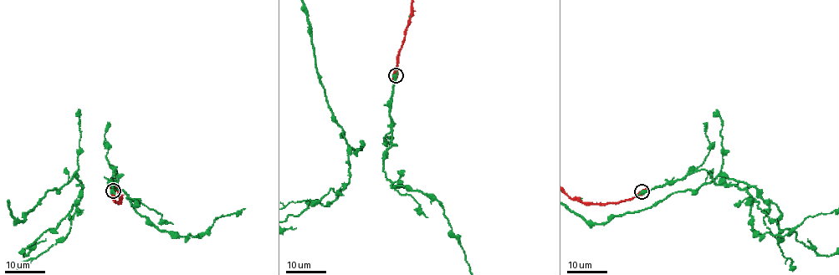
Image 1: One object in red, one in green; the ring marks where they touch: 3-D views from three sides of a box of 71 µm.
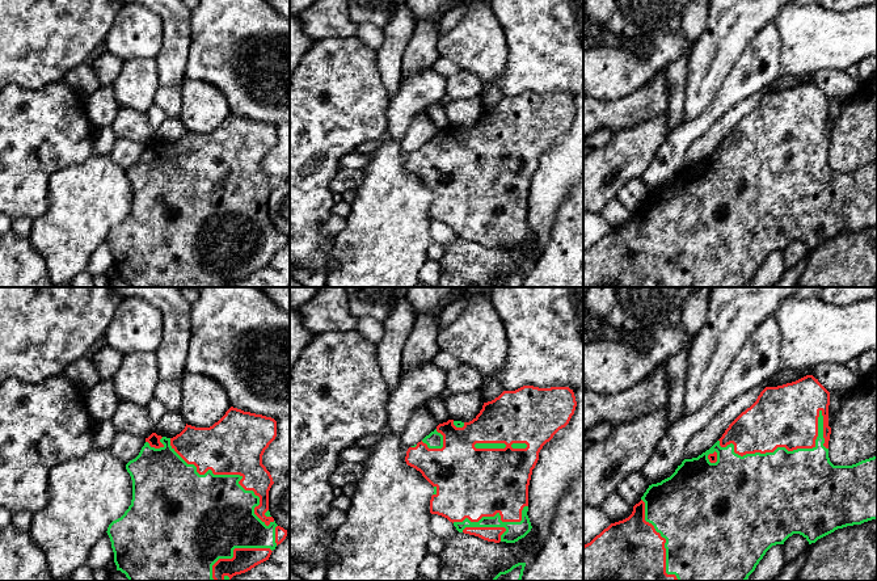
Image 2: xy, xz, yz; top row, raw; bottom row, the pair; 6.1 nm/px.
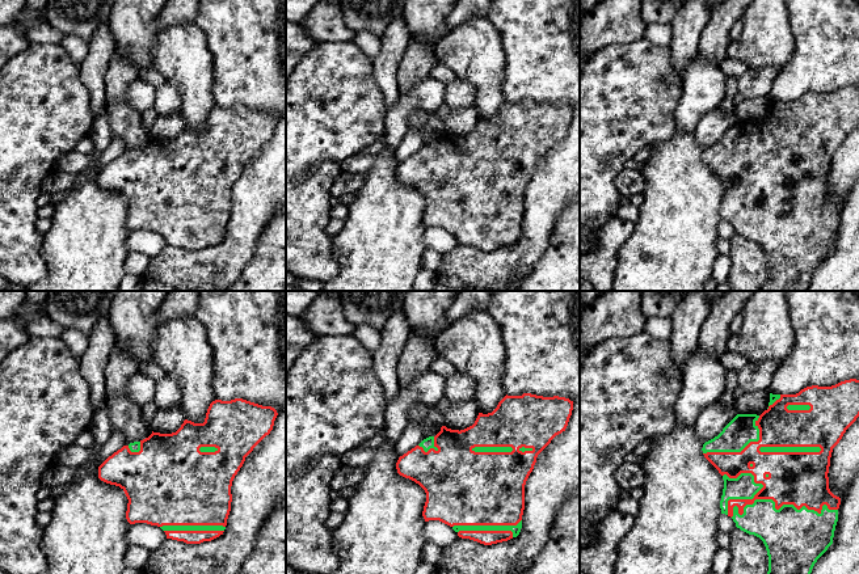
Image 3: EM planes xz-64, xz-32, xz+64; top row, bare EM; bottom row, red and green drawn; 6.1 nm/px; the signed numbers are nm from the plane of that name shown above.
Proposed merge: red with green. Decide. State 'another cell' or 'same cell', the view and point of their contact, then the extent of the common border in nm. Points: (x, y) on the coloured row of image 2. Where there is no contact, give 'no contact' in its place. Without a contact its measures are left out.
same cell | yz (780, 446) | 650 nm

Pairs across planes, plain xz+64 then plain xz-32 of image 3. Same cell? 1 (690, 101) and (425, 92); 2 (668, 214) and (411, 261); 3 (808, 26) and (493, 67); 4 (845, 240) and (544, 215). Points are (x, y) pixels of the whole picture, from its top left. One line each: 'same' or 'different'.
1: same
2: same
3: different
4: different

